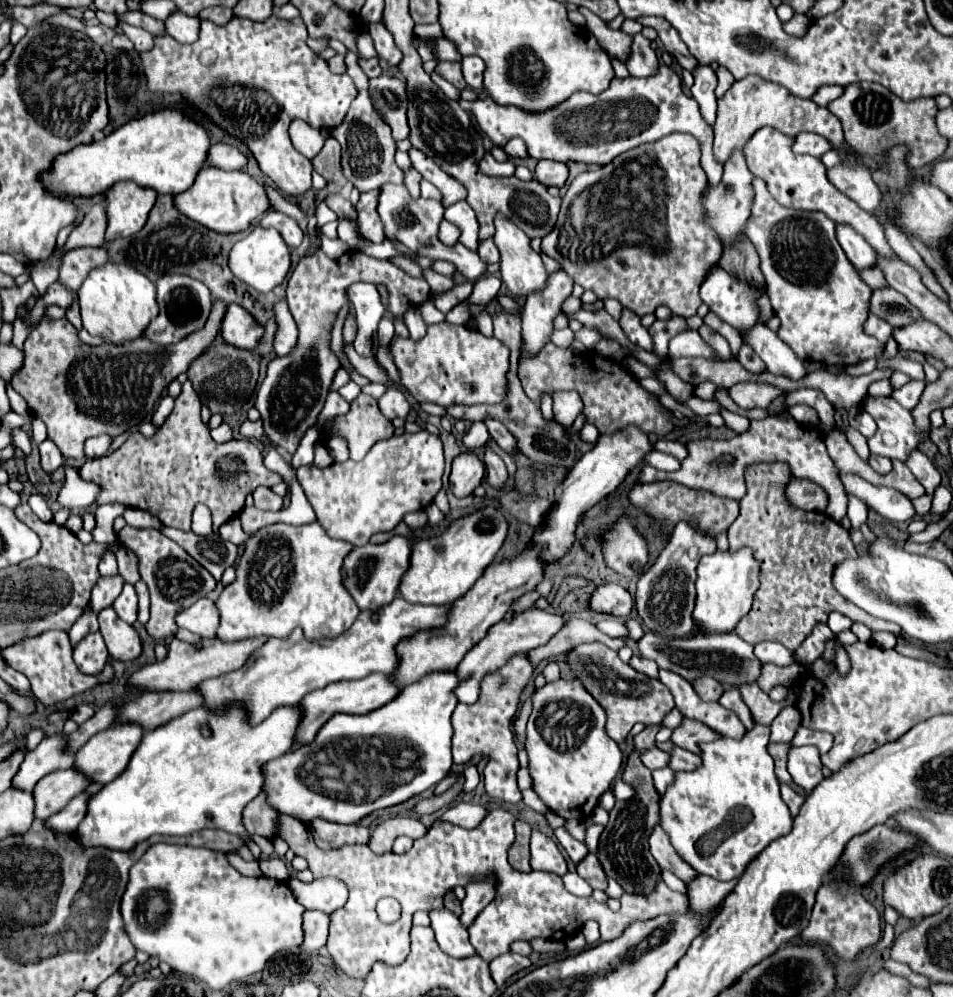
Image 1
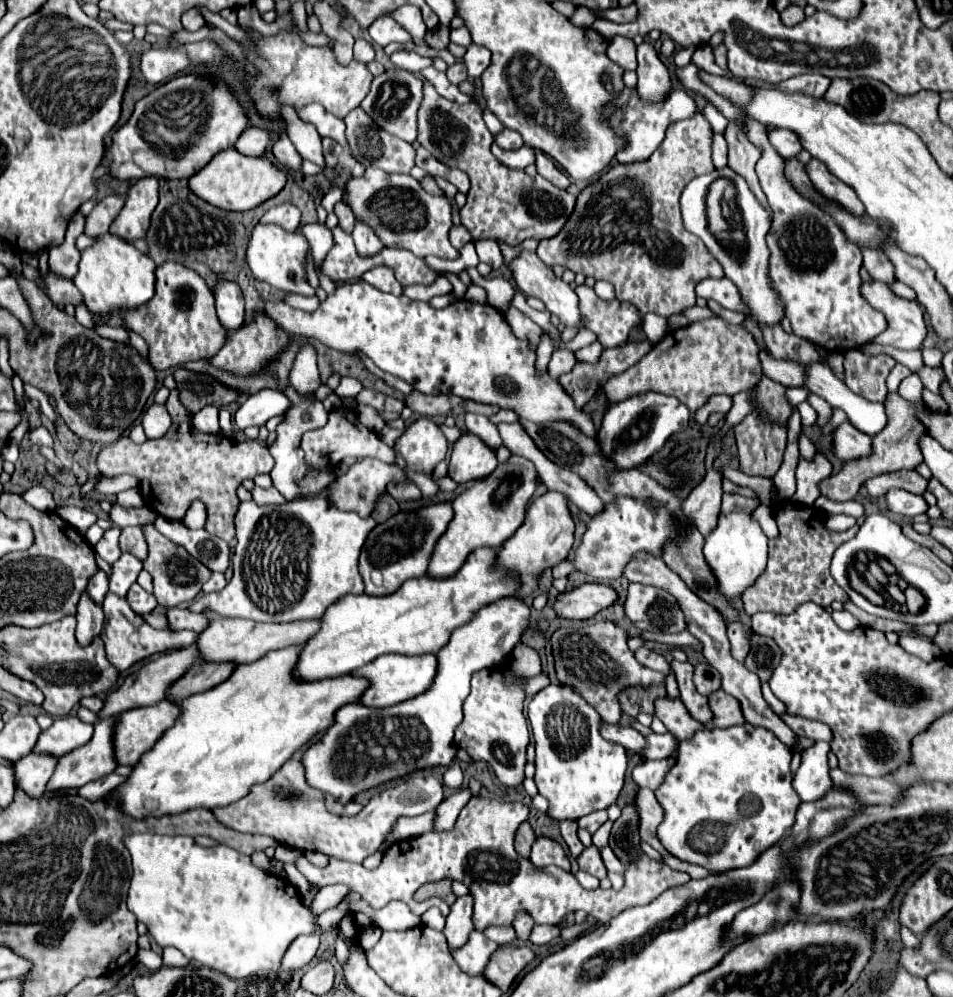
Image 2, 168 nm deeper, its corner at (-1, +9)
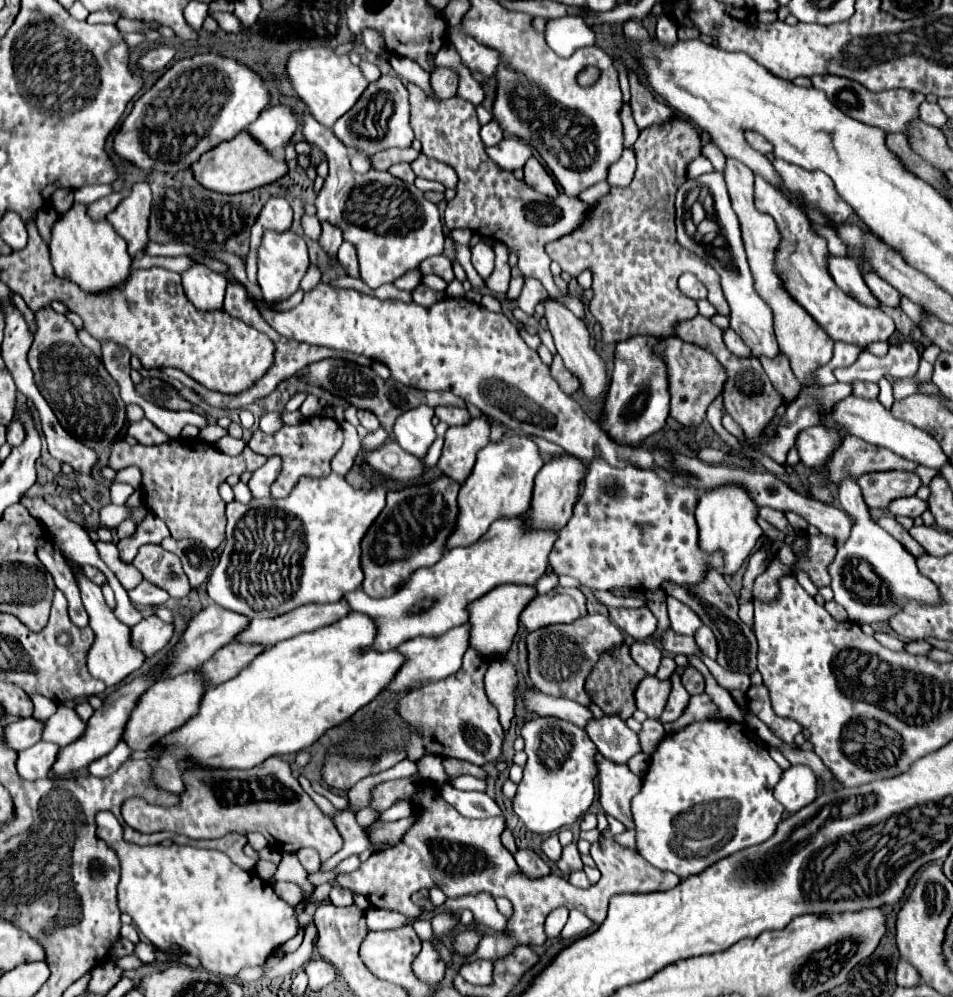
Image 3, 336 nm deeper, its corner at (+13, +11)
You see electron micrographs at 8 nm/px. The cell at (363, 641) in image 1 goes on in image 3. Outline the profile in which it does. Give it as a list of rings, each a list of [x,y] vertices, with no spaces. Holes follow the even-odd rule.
[[[527,515],[517,517],[503,517],[497,519],[489,531],[469,547],[457,547],[443,555],[439,563],[427,569],[417,569],[409,581],[391,597],[373,599],[357,589],[345,599],[349,601],[353,611],[363,611],[377,621],[379,633],[375,639],[375,649],[391,651],[397,645],[417,637],[417,635],[441,635],[451,627],[459,627],[469,621],[469,603],[477,601],[497,585],[505,583],[519,583],[519,585],[533,585],[541,575],[545,575],[549,563],[547,555],[557,539],[557,531],[553,529],[529,529]],[[423,597],[433,597],[437,603],[421,611],[419,615],[409,615],[409,609],[421,601]]]

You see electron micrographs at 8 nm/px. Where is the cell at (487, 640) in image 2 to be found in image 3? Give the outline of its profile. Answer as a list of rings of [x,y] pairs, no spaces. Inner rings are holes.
[[[499,585],[497,589],[489,591],[485,597],[479,601],[473,601],[469,605],[469,623],[471,623],[471,641],[469,645],[477,649],[485,657],[499,657],[503,655],[517,633],[517,623],[519,623],[519,613],[537,597],[535,585]]]

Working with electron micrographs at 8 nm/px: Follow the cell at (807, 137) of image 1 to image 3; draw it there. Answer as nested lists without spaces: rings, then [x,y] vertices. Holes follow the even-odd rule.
[[[747,131],[747,133],[745,133],[745,139],[747,139],[747,143],[749,143],[755,151],[759,151],[759,153],[763,153],[763,155],[767,155],[767,153],[773,151],[773,145],[771,145],[765,137],[761,137],[759,133],[755,133],[755,131]]]

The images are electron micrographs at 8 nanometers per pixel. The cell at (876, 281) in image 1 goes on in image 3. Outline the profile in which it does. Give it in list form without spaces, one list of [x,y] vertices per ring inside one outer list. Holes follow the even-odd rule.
[[[901,297],[901,309],[907,313],[907,317],[909,317],[917,327],[921,327],[919,323],[921,323],[921,317],[925,317],[925,315],[923,315],[923,311],[921,311],[921,307],[919,307],[919,305],[909,303],[909,299],[907,299],[907,297]]]

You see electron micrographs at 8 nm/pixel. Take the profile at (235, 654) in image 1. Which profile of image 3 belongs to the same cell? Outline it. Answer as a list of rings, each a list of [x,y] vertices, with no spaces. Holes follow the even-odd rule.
[[[345,599],[337,603],[325,603],[325,605],[313,605],[313,603],[301,605],[281,617],[253,619],[251,625],[243,633],[237,635],[237,641],[275,645],[299,633],[315,631],[323,625],[331,625],[333,621],[343,619],[349,611],[351,609]]]

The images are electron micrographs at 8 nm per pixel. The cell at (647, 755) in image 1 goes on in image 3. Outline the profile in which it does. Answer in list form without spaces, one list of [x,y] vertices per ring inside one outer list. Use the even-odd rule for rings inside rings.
[[[531,687],[525,689],[525,693],[521,697],[523,697],[525,709],[539,715],[539,717],[557,717],[557,719],[569,721],[577,727],[585,727],[591,717],[591,711],[587,707],[583,707],[575,701],[569,701],[569,699],[545,695],[545,693],[531,689]]]

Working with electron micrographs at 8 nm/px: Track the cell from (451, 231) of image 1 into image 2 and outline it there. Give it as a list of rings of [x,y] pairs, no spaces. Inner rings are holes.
[[[453,225],[451,231],[449,231],[449,239],[451,239],[451,243],[453,243],[455,249],[461,249],[467,241],[473,241],[471,235],[469,235],[469,231],[463,225]]]

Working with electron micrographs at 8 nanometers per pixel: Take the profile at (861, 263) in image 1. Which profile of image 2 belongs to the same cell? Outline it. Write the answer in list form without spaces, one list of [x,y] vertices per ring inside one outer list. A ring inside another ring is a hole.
[[[863,247],[863,265],[865,269],[871,273],[871,277],[875,281],[883,281],[883,283],[891,283],[895,281],[895,273],[893,273],[893,265],[889,261],[889,257],[881,251],[875,251],[871,247]]]

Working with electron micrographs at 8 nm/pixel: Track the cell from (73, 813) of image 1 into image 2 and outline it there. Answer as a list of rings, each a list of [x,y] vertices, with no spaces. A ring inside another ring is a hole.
[[[111,773],[111,775],[103,777],[103,779],[99,779],[99,781],[91,781],[91,783],[83,785],[83,787],[79,787],[79,789],[77,789],[77,795],[81,795],[83,799],[89,799],[89,801],[99,801],[99,799],[103,799],[111,789],[115,789],[115,787],[117,787],[119,783],[123,783],[123,781],[125,781],[125,777],[119,777],[119,775]]]

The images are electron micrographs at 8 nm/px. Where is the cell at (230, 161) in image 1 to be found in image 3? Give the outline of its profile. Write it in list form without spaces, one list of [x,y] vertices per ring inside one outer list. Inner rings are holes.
[[[277,105],[265,109],[247,131],[269,151],[281,149],[299,129],[299,117],[291,107]]]

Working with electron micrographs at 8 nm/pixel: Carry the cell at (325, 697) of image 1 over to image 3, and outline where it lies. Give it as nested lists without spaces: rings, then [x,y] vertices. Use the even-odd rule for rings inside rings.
[[[469,623],[453,627],[439,637],[421,635],[405,641],[403,645],[397,647],[397,651],[401,651],[407,657],[407,661],[401,667],[401,671],[395,675],[393,683],[389,685],[389,691],[411,691],[411,689],[419,689],[421,685],[455,675],[461,669],[461,661],[467,649],[469,649]]]

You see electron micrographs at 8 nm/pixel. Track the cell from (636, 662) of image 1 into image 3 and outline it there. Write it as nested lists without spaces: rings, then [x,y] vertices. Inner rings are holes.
[[[635,641],[631,645],[631,657],[639,667],[643,667],[649,675],[655,675],[661,663],[661,649],[653,641]]]

